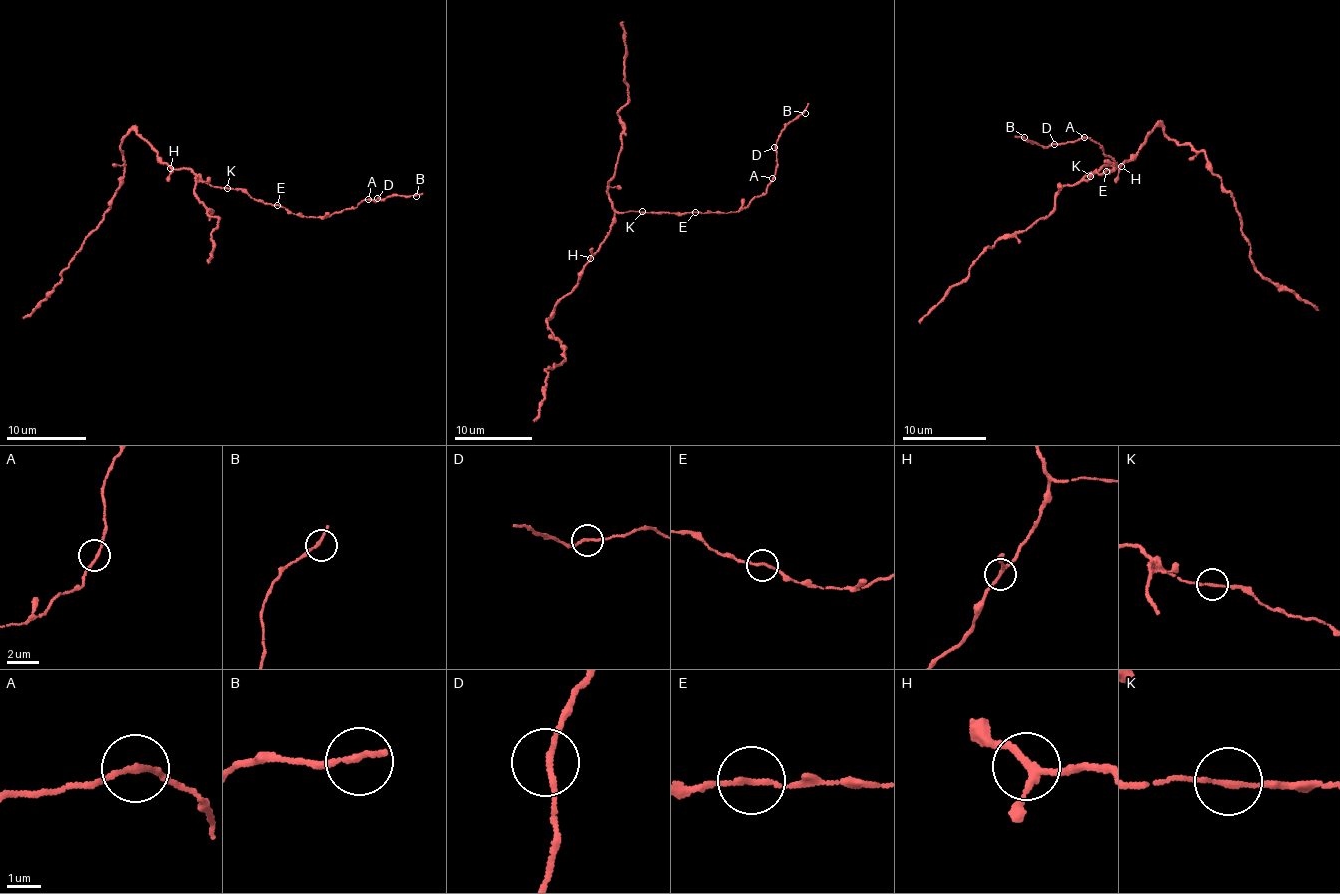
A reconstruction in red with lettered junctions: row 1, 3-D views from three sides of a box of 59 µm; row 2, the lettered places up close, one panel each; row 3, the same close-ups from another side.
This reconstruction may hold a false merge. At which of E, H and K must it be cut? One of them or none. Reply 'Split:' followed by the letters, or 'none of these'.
Split: none of these

